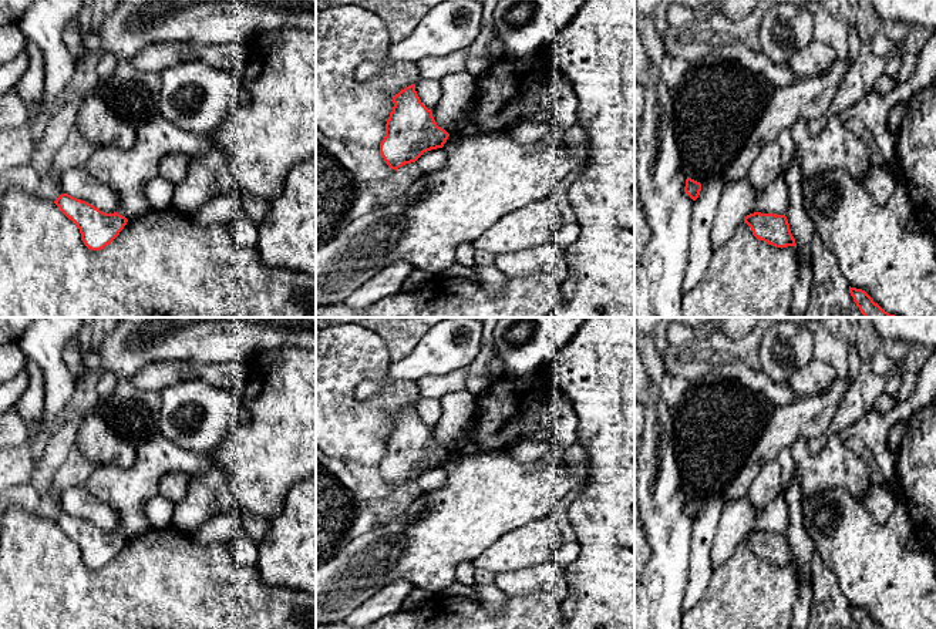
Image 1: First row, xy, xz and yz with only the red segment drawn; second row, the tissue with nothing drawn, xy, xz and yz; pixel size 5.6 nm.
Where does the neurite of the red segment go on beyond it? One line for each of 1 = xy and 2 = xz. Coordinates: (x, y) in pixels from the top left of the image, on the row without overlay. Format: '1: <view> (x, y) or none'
1: none
2: none

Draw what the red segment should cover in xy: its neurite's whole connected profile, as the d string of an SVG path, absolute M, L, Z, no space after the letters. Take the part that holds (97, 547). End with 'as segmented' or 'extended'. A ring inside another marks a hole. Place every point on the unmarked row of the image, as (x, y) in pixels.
M61 512L54 522L77 544L81 559L91 569L101 569L110 564L128 541L118 531L105 532L94 524L68 512Z | as segmented

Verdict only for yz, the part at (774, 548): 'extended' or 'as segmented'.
as segmented

